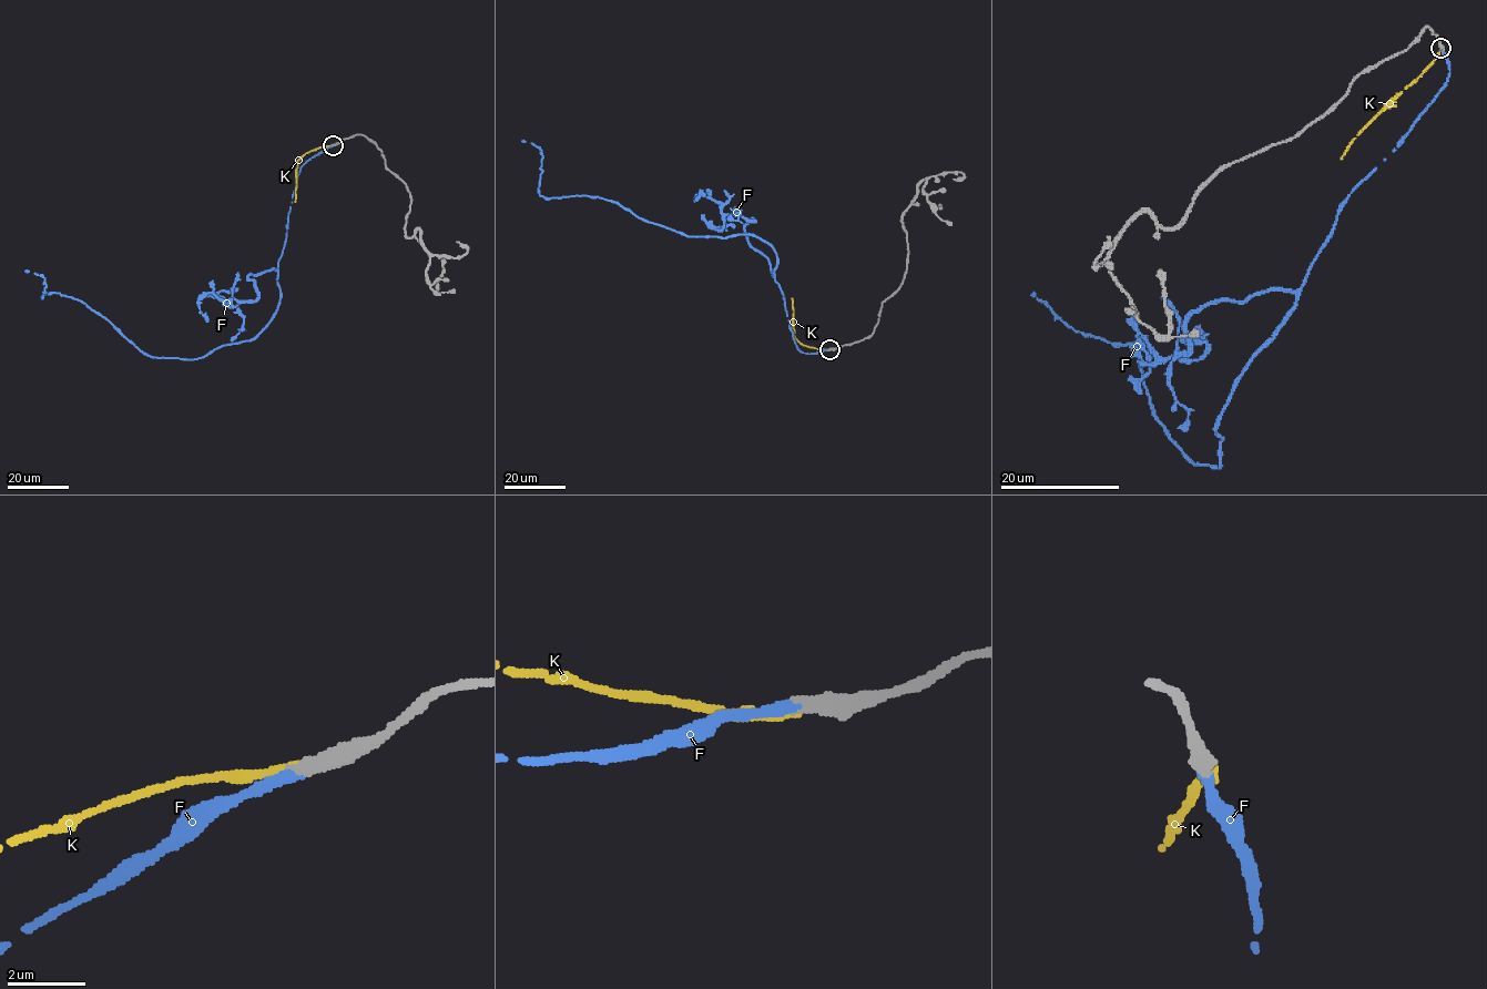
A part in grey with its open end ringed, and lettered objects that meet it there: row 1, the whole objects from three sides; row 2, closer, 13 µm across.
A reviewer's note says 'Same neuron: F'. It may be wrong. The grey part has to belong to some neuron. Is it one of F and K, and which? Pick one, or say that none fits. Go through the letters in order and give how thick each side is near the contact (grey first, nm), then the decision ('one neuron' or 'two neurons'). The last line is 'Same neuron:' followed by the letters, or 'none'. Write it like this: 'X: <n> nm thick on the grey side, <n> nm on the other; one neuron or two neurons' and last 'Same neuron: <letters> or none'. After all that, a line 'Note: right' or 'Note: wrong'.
F: 400 nm thick on the grey side, 280 nm on the other; one neuron
K: 400 nm thick on the grey side, 200 nm on the other; two neurons
Same neuron: F
Note: right

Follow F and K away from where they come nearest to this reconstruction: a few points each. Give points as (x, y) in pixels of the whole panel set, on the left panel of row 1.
F: (333, 145), (301, 169), (279, 303), (250, 339), (149, 356), (79, 301), (41, 296), (44, 278), (24, 271)
K: (333, 144), (312, 150), (297, 161), (294, 202)

